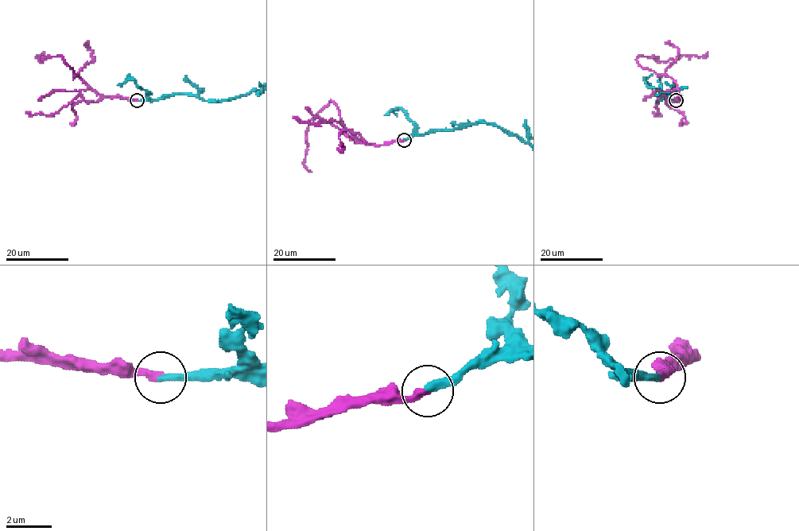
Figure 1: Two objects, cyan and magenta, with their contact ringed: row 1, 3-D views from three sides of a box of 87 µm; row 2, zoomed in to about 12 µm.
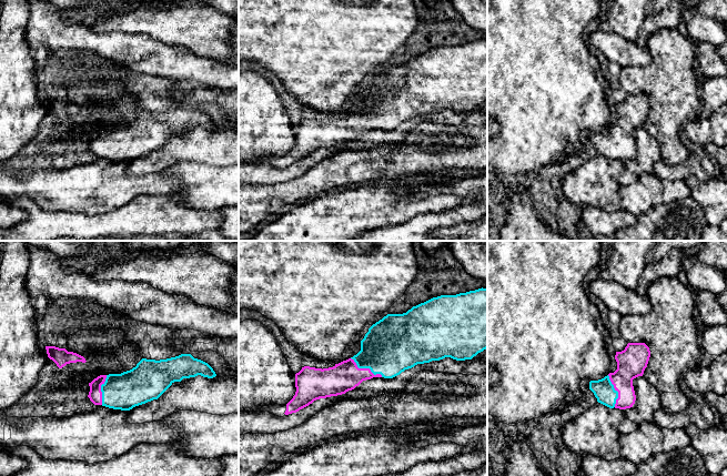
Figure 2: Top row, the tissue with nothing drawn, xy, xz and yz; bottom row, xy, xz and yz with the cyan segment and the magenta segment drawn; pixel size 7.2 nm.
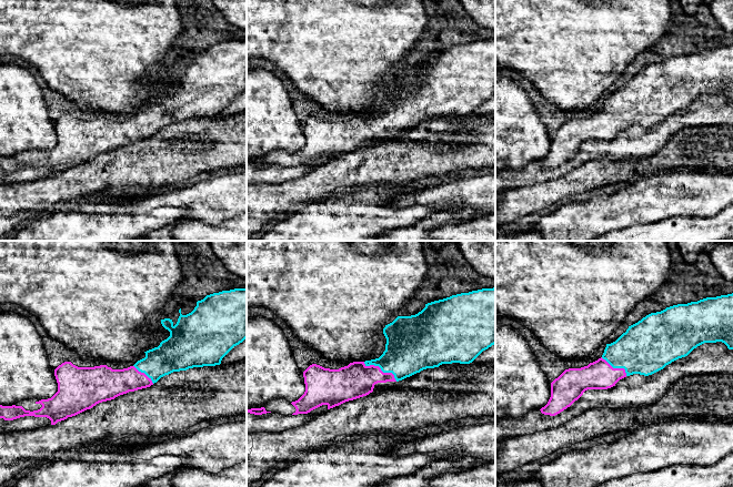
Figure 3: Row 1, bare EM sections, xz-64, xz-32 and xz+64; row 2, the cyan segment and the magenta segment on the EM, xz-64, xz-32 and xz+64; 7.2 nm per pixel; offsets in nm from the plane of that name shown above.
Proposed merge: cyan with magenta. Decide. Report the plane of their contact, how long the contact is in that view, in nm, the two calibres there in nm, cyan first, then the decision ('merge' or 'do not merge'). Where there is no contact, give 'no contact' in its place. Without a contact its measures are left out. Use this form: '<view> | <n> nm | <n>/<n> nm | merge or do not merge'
xz | 280 nm | 400/220 nm | merge

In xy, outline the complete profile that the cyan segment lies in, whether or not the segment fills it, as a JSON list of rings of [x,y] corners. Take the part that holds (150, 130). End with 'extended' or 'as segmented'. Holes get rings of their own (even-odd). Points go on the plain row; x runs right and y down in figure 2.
[[[191,105],[166,111],[142,110],[135,119],[121,125],[100,126],[89,134],[88,149],[94,156],[130,162],[158,151],[174,133],[201,126],[213,130],[213,120]]]; extended

